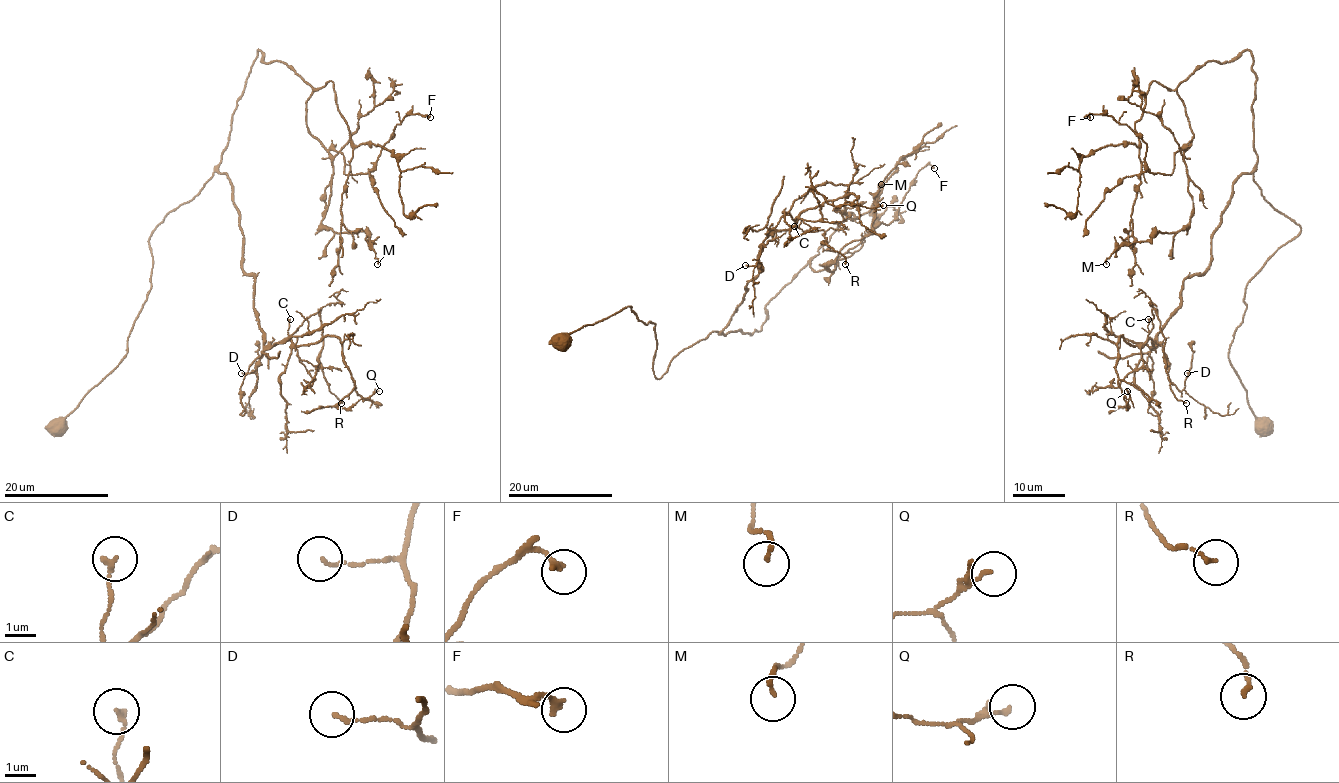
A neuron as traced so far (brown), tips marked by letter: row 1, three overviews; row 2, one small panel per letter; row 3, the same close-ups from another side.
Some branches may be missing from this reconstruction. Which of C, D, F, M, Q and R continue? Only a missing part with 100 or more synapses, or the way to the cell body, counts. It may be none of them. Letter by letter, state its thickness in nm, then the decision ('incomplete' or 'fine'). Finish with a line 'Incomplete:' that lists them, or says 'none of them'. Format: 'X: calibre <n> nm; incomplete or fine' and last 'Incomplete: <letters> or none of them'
C: calibre 140 nm; fine
D: calibre 90 nm; fine
F: calibre 190 nm; fine
M: calibre 120 nm; fine
Q: calibre 90 nm; fine
R: calibre 130 nm; fine
Incomplete: none of them

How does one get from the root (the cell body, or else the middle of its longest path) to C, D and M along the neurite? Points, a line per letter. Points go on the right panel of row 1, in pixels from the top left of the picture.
C: (1261, 425), (1229, 348), (1247, 282), (1301, 227), (1254, 171), (1153, 345), (1148, 319)
D: (1261, 425), (1229, 348), (1247, 282), (1301, 227), (1254, 171), (1157, 336), (1180, 391), (1187, 373)
M: (1261, 425), (1229, 348), (1247, 282), (1301, 227), (1254, 180), (1248, 51), (1176, 89), (1191, 222), (1106, 264)

